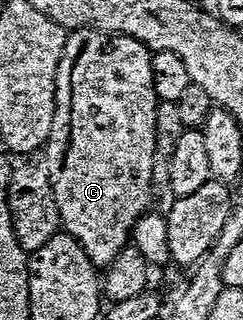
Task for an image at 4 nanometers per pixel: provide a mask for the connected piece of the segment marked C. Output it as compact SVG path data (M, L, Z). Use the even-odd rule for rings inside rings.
M72 30L65 40L65 52L61 52L61 64L57 68L55 81L55 111L53 112L53 128L47 137L45 169L49 176L49 184L53 188L53 196L57 200L57 212L62 229L89 256L96 268L105 268L132 241L132 230L140 217L148 213L152 205L151 173L153 172L153 148L155 147L155 107L157 99L153 88L153 68L151 67L152 51L136 38L124 34L102 34L100 30Z

